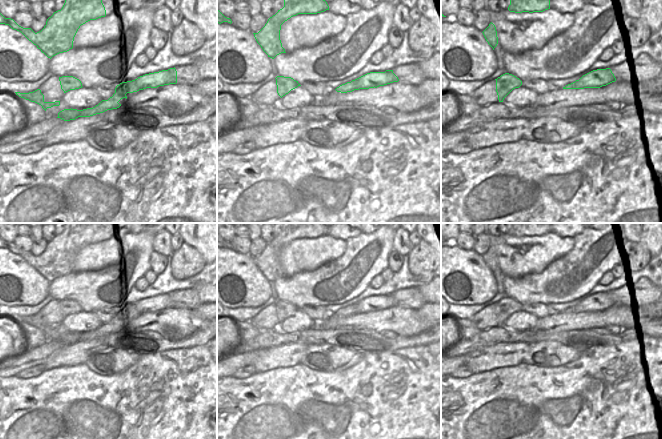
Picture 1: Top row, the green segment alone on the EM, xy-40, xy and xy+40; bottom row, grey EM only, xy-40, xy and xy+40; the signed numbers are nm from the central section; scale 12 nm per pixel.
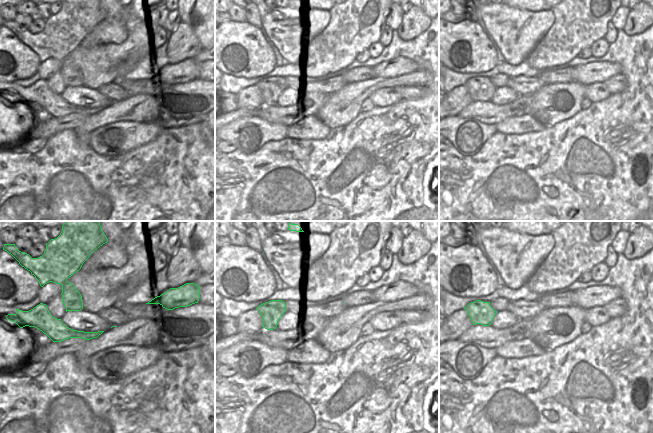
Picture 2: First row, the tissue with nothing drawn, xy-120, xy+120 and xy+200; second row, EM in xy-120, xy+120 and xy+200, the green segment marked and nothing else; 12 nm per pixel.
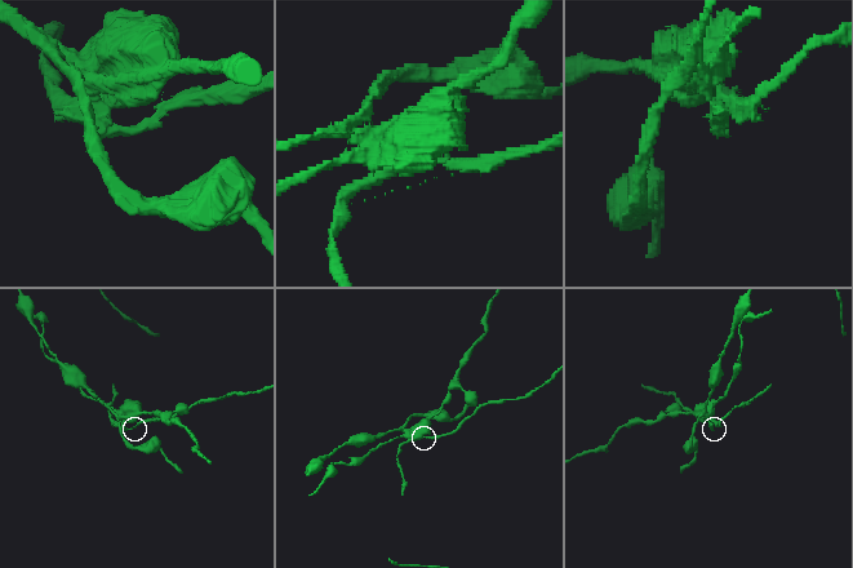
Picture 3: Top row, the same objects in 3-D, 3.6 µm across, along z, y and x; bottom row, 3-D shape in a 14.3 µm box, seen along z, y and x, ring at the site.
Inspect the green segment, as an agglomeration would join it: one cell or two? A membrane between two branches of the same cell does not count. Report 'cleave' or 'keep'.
cleave

